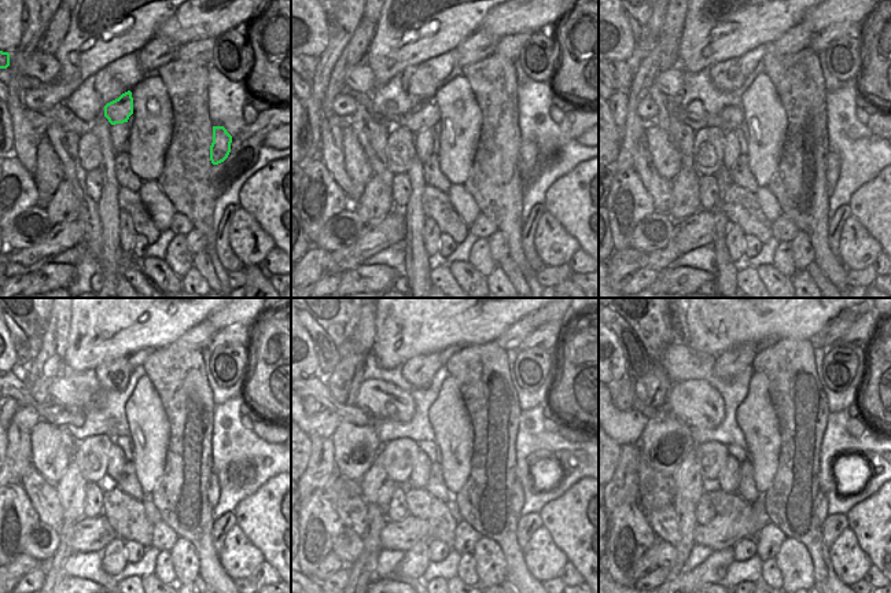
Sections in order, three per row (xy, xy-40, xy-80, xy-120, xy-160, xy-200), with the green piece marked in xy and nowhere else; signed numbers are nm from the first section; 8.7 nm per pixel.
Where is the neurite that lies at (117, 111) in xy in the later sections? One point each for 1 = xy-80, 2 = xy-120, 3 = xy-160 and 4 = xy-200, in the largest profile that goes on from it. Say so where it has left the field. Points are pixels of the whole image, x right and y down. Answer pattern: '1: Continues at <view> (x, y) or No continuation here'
1: Continues at xy-80 (669, 107)
2: Continues at xy-120 (11, 385)
3: Continues at xy-160 (319, 389)
4: Continues at xy-200 (647, 411)

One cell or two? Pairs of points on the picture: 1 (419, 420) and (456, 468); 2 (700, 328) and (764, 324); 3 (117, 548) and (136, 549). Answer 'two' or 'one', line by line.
1: two
2: one
3: two

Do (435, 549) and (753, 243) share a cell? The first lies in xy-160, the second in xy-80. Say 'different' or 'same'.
same

